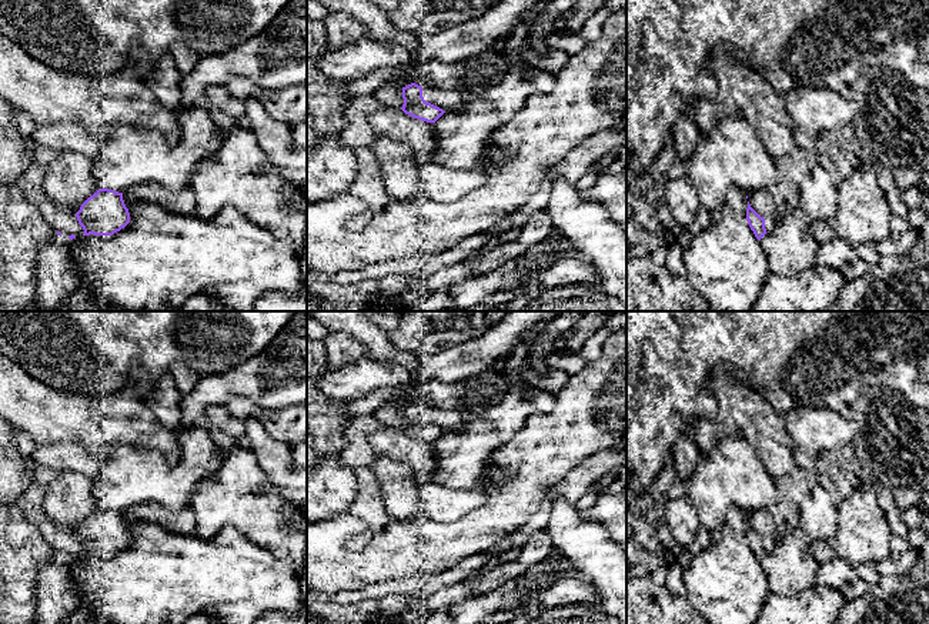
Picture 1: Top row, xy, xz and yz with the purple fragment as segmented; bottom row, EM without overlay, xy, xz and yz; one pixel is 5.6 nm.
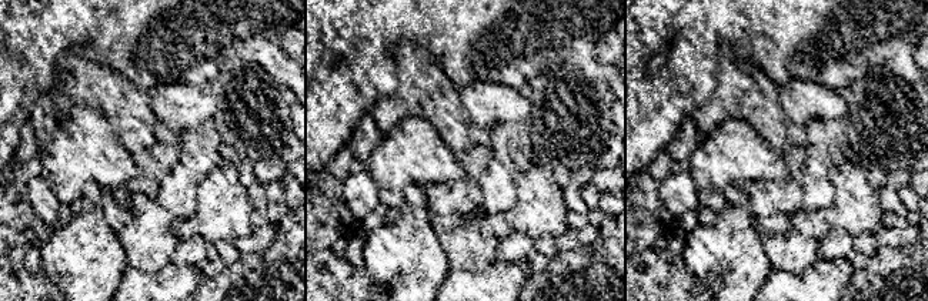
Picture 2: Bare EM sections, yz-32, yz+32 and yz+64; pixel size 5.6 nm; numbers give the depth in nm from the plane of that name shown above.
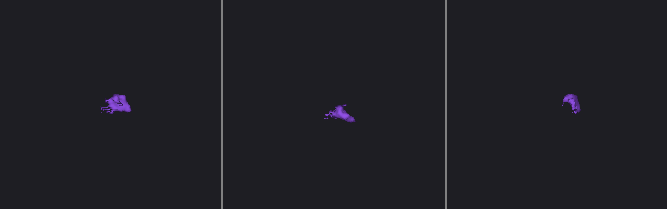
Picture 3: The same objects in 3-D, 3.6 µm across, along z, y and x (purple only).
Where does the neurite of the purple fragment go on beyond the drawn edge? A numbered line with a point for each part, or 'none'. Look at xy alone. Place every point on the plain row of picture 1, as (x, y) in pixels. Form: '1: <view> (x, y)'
1: xy (30, 503)

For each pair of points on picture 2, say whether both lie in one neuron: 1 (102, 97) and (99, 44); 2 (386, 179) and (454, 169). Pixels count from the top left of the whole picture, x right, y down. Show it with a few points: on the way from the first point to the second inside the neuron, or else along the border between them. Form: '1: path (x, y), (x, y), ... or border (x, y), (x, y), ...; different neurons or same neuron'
1: border (67, 54), (77, 53), (109, 69); different neurons
2: path (403, 169), (437, 169); same neuron

